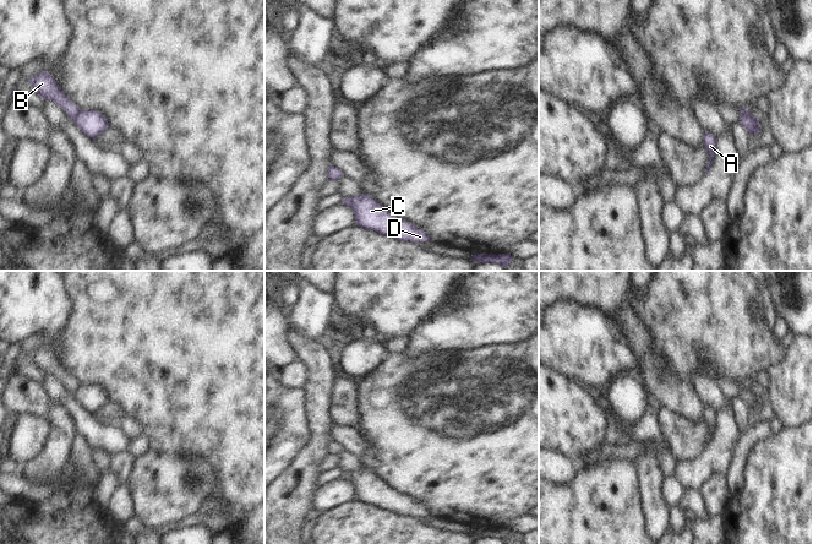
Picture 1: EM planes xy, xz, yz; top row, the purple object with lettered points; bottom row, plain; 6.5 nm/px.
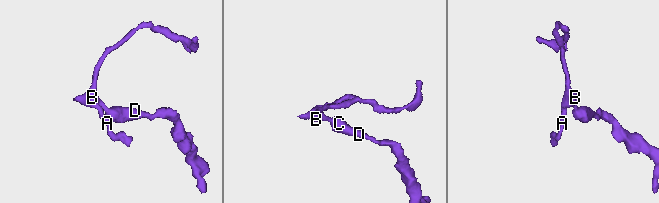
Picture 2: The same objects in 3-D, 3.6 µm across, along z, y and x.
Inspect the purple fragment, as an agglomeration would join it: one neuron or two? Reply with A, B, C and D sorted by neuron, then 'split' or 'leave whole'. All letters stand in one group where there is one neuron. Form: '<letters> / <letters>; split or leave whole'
A B / C D; split

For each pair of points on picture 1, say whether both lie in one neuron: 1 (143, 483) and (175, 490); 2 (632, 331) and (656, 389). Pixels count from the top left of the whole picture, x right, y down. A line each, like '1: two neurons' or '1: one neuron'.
1: one neuron
2: one neuron

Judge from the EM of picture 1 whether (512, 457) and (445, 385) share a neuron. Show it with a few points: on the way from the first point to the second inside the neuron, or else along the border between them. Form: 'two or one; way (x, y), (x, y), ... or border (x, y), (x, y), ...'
one; way (494, 439), (458, 403)

